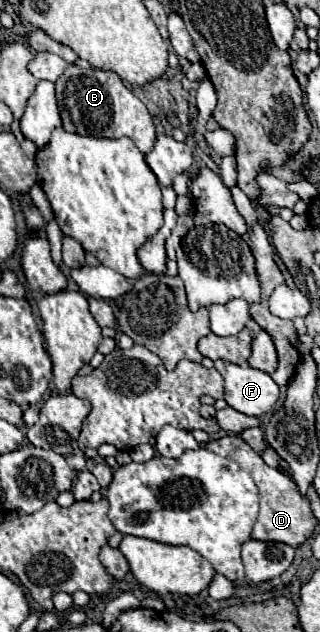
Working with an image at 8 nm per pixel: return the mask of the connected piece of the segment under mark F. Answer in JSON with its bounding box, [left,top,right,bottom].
[224,363,278,417]

